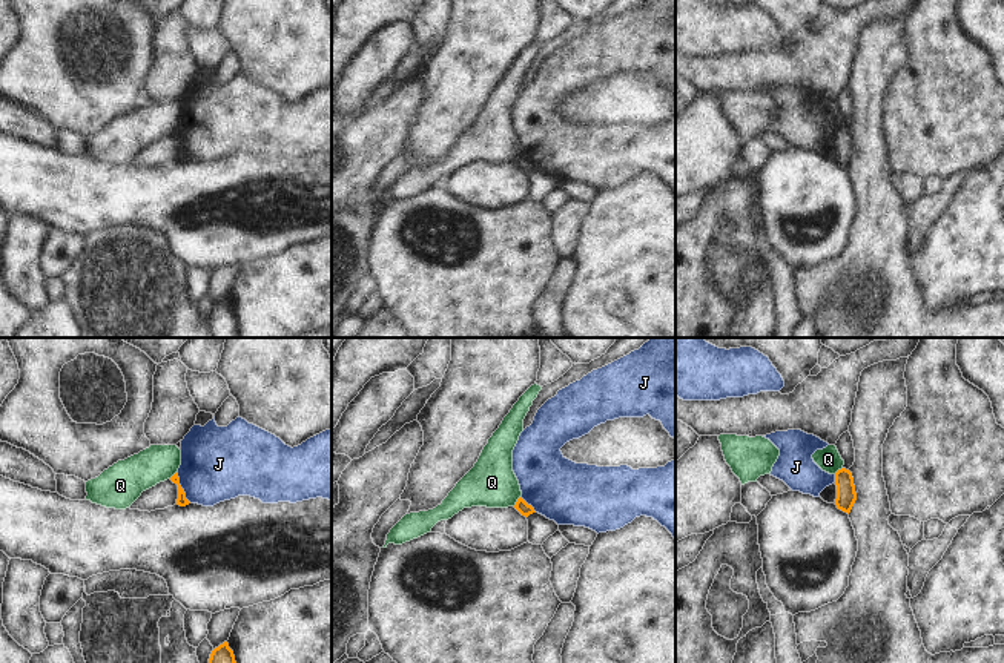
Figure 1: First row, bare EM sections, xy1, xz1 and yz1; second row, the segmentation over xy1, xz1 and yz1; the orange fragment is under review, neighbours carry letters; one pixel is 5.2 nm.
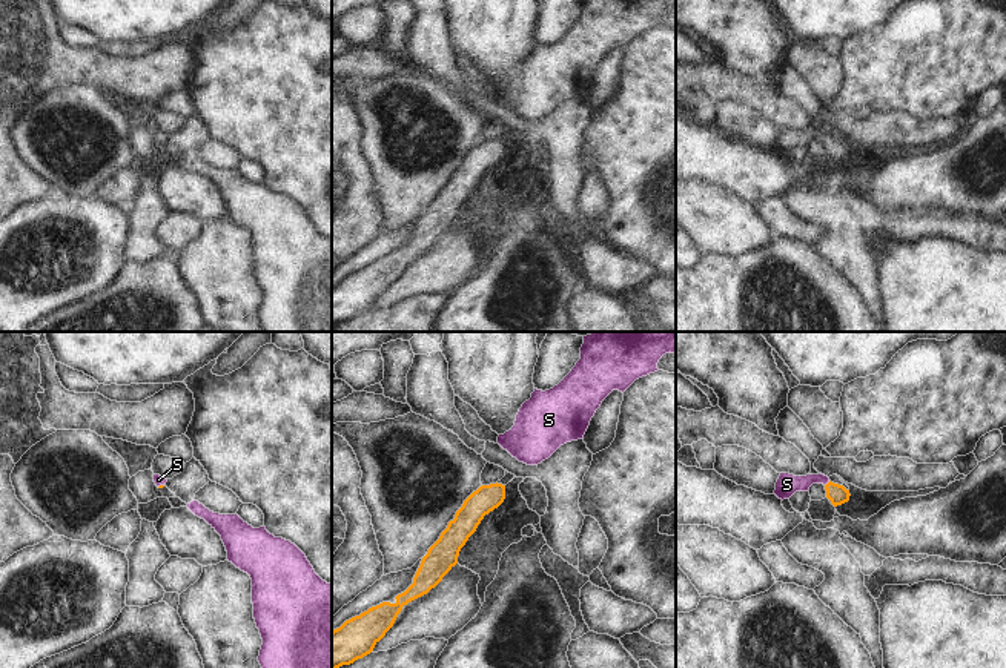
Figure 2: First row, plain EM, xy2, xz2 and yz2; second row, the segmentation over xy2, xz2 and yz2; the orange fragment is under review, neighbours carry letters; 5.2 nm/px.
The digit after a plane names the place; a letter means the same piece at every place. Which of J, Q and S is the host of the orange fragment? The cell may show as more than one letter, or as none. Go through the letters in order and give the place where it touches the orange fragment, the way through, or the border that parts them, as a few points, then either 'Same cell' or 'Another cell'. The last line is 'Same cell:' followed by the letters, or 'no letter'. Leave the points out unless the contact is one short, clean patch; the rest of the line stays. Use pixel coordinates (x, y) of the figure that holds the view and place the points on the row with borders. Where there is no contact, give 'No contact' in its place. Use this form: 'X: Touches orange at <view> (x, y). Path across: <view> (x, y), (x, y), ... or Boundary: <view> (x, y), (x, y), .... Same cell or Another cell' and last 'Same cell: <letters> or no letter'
J: Touches orange at xy1 (181, 488). Boundary: xy1 (177, 473), (178, 484), (191, 502). Another cell
Q: Touches orange at xz1 (518, 501). Boundary: xz1 (521, 496), (513, 505). Another cell
S: Touches orange at yz2 (827, 484). Path across: yz2 (837, 495), (827, 484), (787, 484). Same cell
Same cell: S

